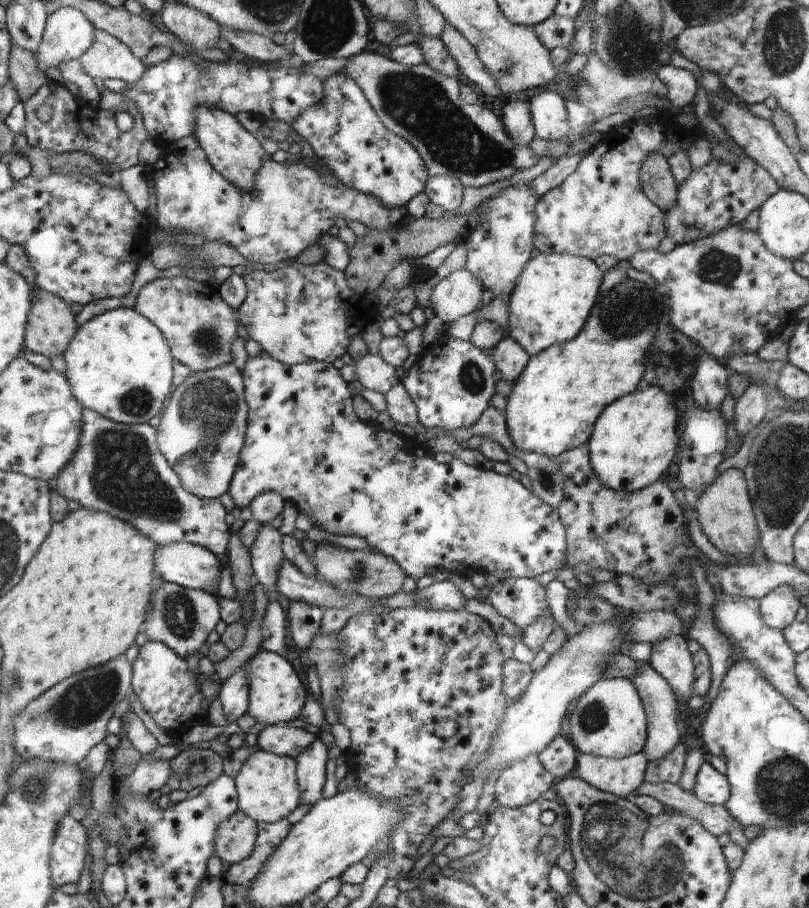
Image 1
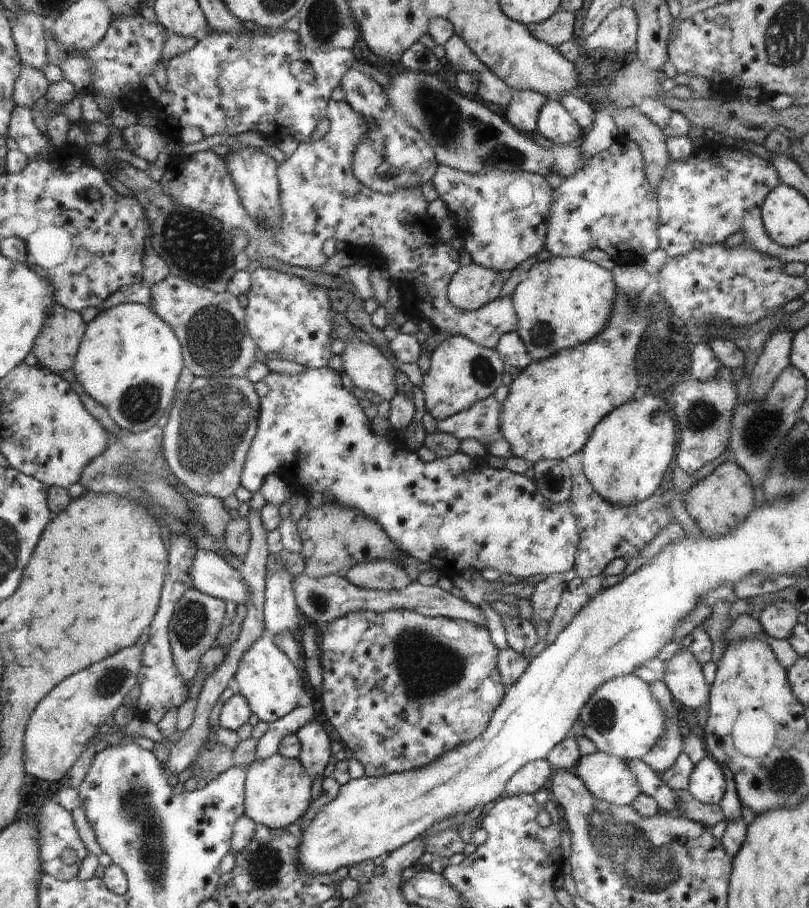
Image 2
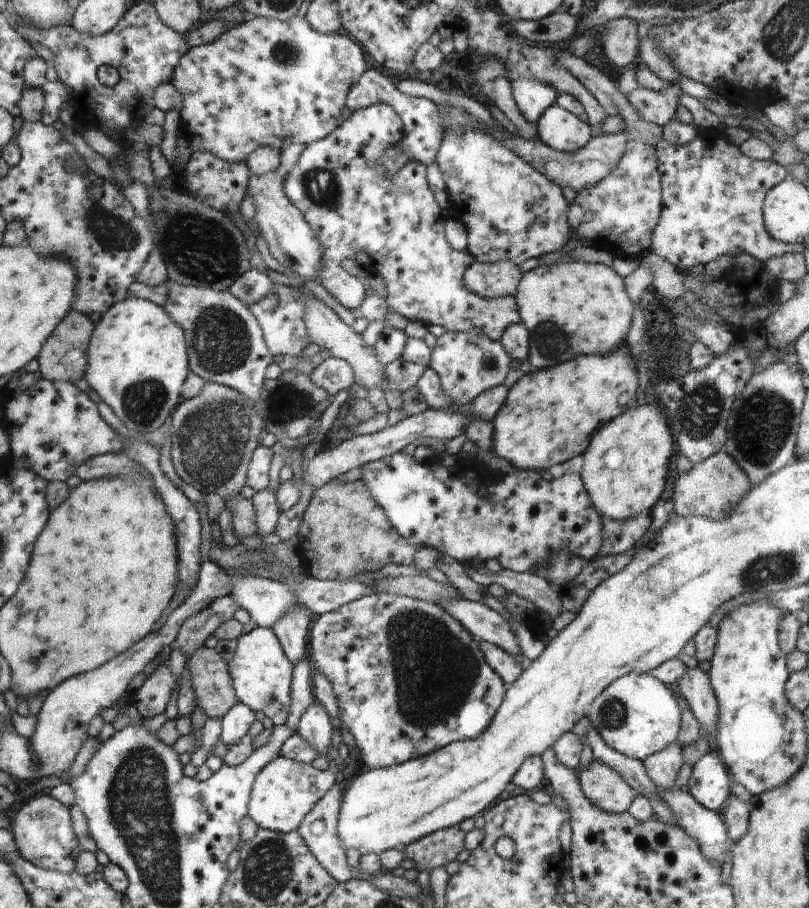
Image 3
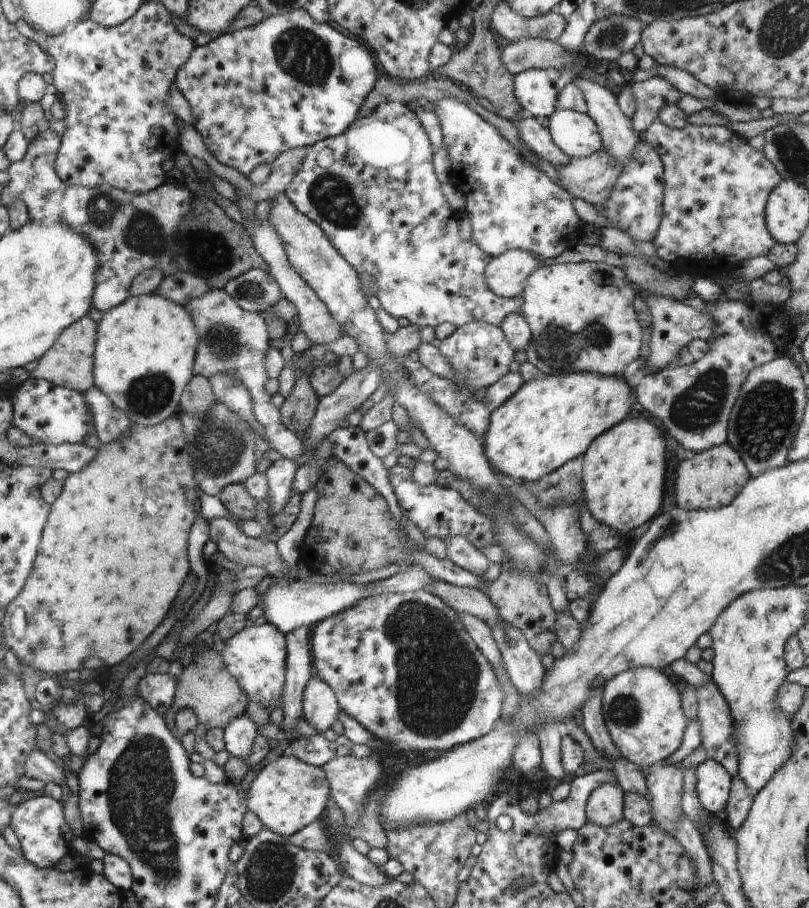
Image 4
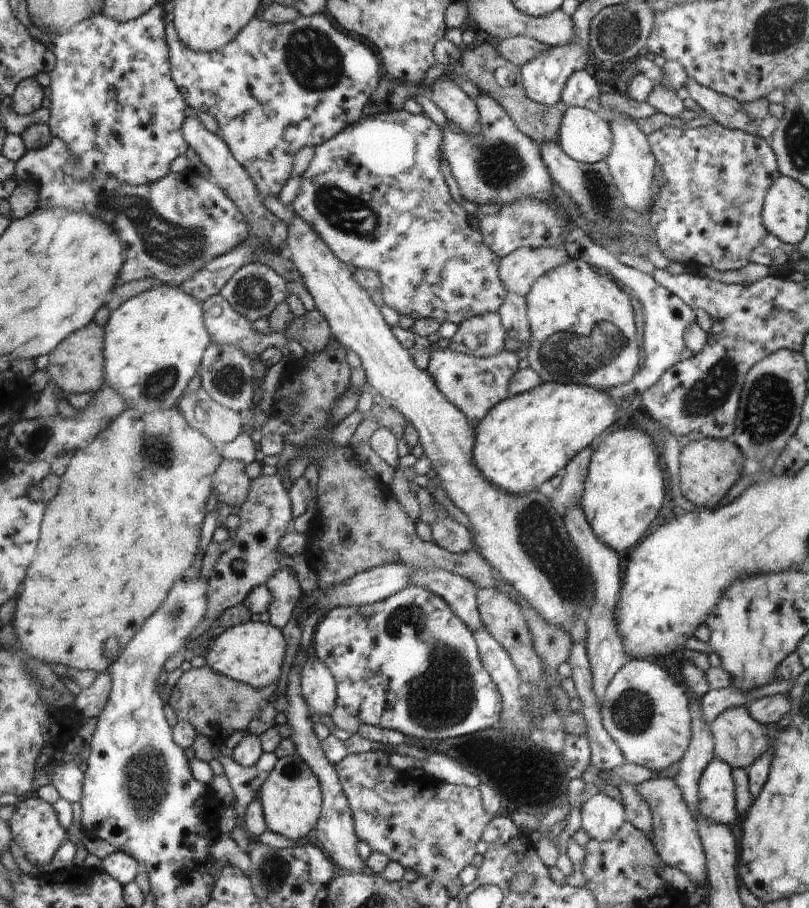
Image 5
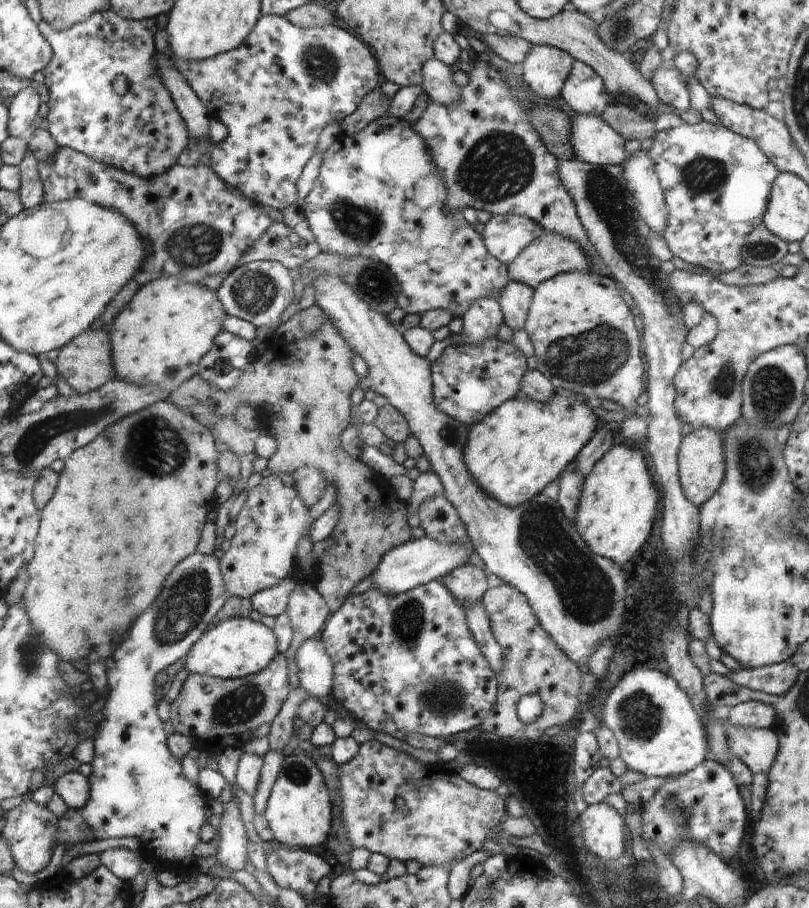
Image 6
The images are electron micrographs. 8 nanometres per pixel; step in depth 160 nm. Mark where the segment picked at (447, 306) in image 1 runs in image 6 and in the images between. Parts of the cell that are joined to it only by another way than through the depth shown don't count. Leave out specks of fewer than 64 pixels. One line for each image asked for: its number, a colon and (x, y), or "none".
2: (472, 286)
3: (494, 280)
4: (505, 275)
5: (518, 270)
6: (550, 254)

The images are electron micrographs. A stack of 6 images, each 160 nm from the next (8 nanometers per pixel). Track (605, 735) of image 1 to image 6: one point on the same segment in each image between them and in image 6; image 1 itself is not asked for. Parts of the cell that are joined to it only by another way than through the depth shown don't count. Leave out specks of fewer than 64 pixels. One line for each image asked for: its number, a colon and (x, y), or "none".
2: (622, 719)
3: (636, 714)
4: (641, 708)
5: (646, 711)
6: (659, 733)

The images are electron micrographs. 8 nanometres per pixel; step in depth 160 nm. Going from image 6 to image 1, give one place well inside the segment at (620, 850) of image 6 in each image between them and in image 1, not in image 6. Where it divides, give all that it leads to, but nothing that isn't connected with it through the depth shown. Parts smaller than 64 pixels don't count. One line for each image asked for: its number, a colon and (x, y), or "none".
1: (621, 777)
2: (605, 776)
3: (604, 788)
4: (604, 806)
5: (601, 816)

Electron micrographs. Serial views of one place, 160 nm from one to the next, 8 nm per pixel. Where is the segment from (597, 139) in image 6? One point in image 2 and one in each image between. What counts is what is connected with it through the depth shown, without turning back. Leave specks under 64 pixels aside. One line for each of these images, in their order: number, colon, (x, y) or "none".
2: (554, 124)
3: (559, 129)
4: (577, 135)
5: (585, 136)

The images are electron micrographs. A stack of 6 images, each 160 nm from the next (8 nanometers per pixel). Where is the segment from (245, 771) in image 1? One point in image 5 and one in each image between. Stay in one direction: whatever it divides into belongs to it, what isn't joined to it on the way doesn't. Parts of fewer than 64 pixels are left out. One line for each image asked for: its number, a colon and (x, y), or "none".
2: (278, 791)
3: (284, 793)
4: (287, 795)
5: (291, 798)

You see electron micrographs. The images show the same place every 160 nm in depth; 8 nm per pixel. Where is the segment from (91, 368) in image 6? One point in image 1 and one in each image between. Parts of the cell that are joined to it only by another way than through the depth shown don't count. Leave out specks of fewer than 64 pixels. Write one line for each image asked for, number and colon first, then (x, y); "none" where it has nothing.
1: (50, 329)
2: (56, 349)
3: (64, 358)
4: (69, 363)
5: (77, 365)

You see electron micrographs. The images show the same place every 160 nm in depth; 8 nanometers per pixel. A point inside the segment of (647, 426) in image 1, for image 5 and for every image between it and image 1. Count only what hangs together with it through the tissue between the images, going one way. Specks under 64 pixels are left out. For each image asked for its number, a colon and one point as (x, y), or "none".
2: (629, 451)
3: (625, 467)
4: (623, 470)
5: (624, 489)

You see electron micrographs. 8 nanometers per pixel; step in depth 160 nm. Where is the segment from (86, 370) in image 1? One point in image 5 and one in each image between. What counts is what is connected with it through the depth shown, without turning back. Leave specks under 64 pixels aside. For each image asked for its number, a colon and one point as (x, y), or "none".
2: (130, 361)
3: (138, 363)
4: (146, 348)
5: (154, 342)

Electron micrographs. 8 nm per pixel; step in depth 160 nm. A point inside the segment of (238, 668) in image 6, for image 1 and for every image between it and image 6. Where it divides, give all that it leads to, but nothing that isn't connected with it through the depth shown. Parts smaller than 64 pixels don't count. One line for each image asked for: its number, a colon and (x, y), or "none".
1: (277, 695)
2: (273, 685)
3: (262, 675)
4: (256, 656)
5: (252, 652)

